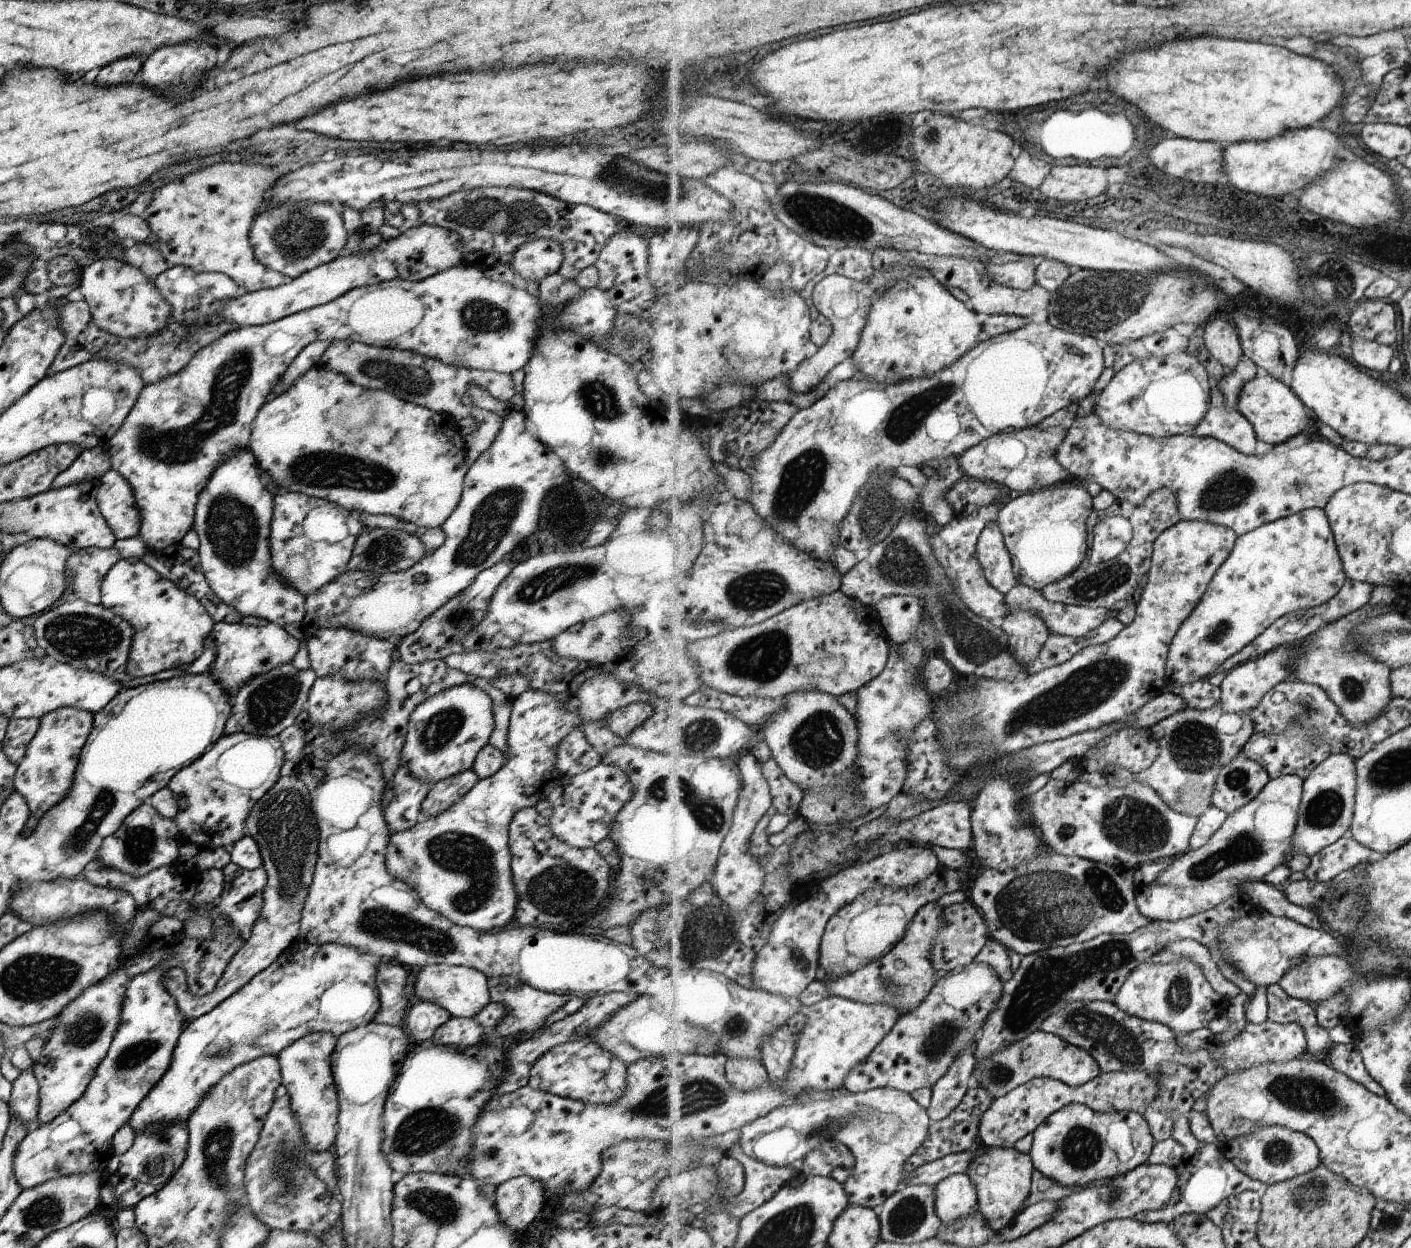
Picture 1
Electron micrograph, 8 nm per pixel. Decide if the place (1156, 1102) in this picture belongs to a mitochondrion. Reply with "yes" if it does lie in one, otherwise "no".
no

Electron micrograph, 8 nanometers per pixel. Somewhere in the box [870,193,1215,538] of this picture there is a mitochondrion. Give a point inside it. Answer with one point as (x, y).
(1091, 303)

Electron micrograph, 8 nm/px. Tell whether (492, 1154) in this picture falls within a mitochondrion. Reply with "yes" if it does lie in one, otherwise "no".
yes

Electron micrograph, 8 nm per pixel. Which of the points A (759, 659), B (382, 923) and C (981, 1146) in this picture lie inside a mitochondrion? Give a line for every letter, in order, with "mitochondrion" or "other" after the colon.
A: mitochondrion
B: mitochondrion
C: other

